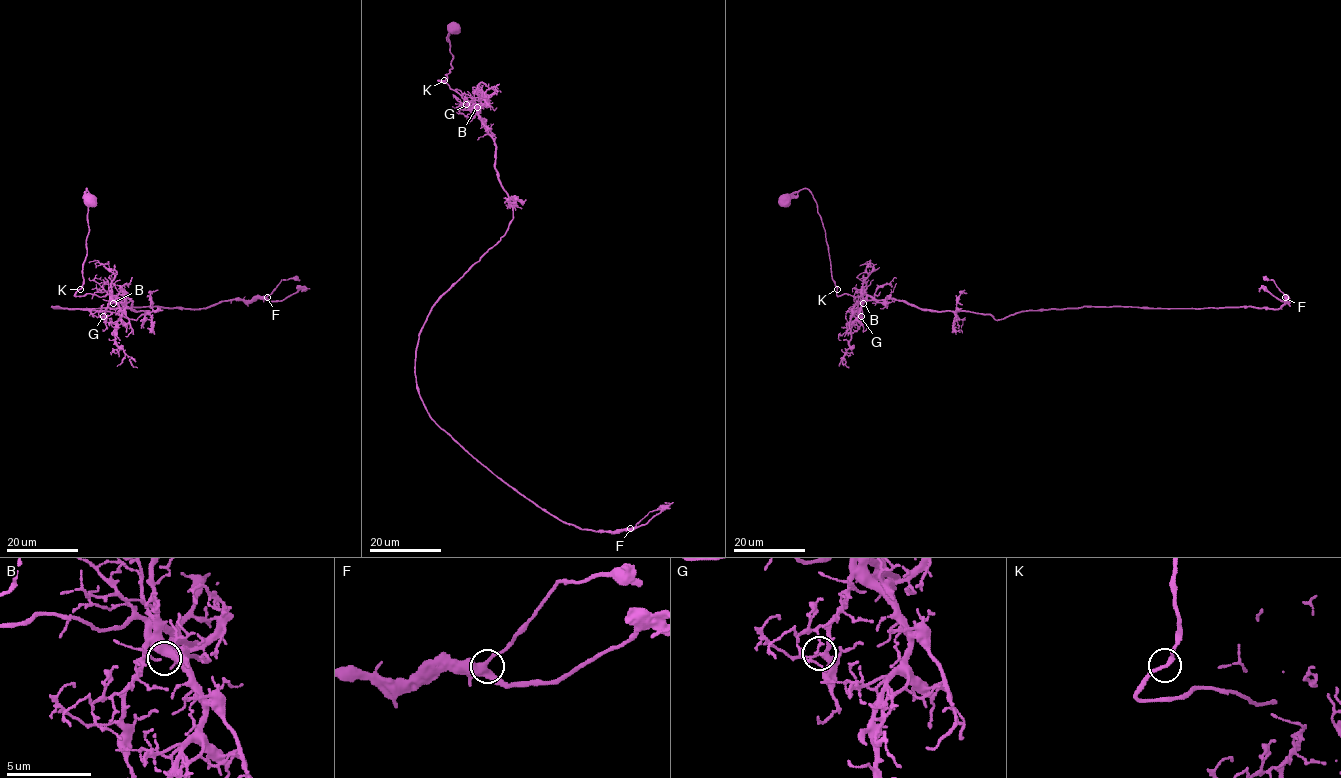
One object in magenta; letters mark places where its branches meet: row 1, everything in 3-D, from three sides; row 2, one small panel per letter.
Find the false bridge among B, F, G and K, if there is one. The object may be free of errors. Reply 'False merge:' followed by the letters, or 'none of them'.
False merge: none of them

